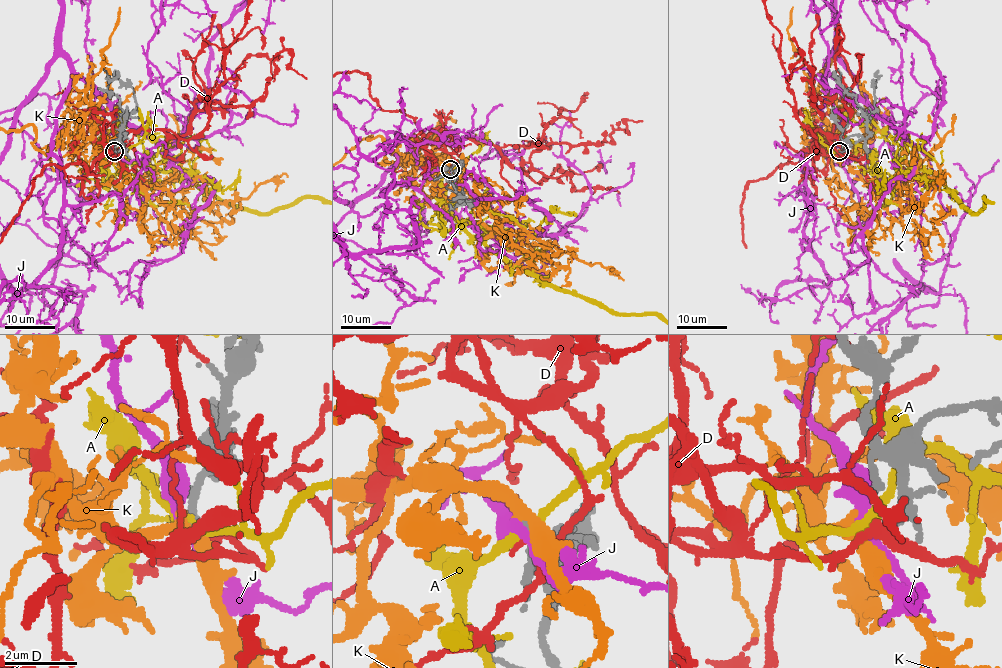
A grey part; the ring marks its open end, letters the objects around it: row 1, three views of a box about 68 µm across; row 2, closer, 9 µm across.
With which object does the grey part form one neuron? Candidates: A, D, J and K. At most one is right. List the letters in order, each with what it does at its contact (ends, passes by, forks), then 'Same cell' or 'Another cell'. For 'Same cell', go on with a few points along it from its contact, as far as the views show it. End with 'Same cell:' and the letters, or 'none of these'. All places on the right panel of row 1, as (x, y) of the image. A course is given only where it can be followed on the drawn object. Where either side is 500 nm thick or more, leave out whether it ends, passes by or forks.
A: It passes by. Another cell
D: It passes by. Another cell
J: It passes by. Another cell
K: It passes by. Same cell
Same cell: K

